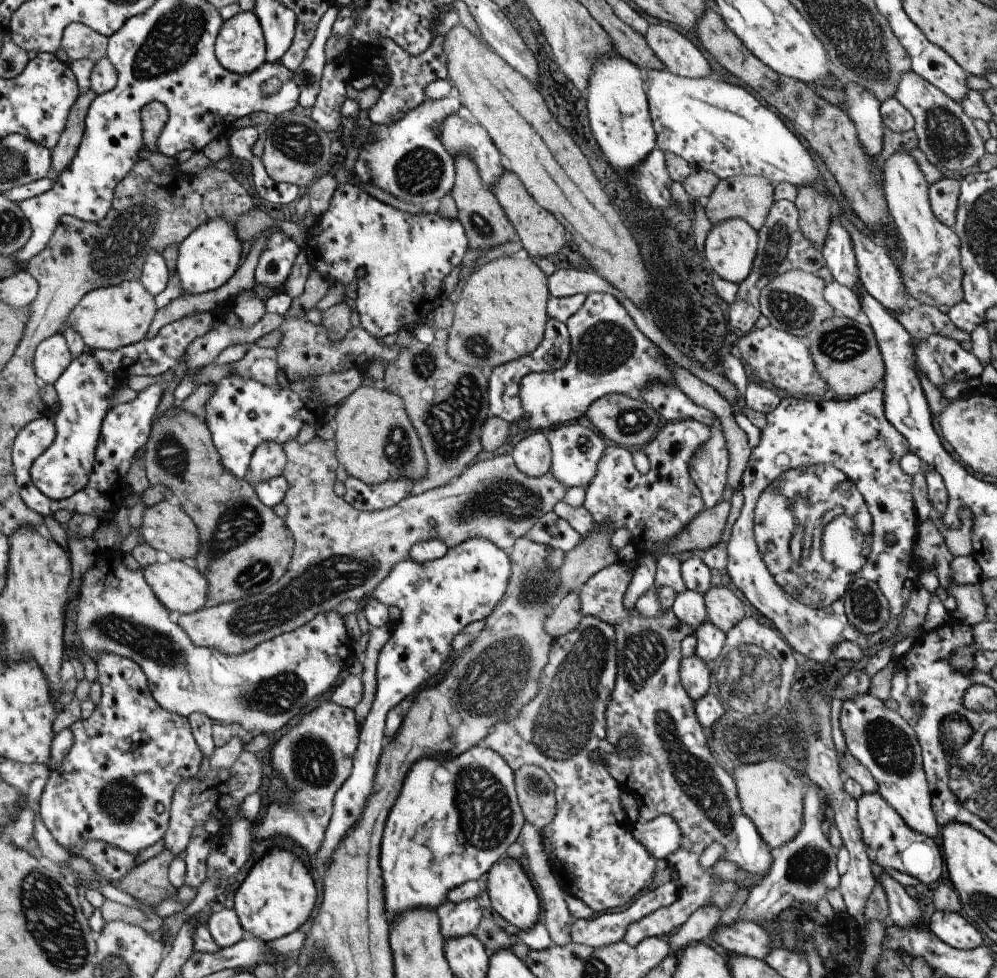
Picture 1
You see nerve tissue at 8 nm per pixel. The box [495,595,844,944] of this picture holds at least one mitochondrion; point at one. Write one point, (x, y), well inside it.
(564, 719)

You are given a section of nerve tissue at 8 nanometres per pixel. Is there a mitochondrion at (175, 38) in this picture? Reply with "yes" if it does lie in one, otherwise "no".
yes

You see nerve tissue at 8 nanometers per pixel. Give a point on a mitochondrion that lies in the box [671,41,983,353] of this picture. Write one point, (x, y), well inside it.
(949, 139)

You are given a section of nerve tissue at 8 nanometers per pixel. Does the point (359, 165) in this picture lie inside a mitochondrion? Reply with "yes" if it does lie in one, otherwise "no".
no

